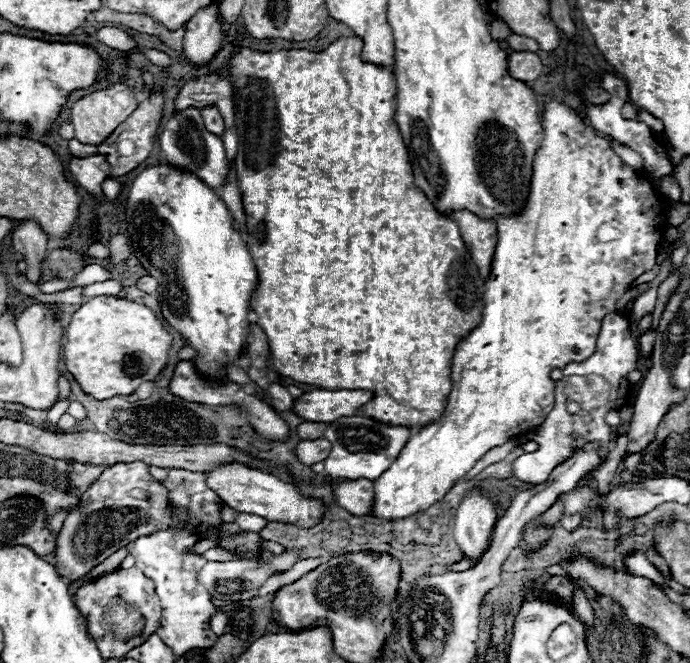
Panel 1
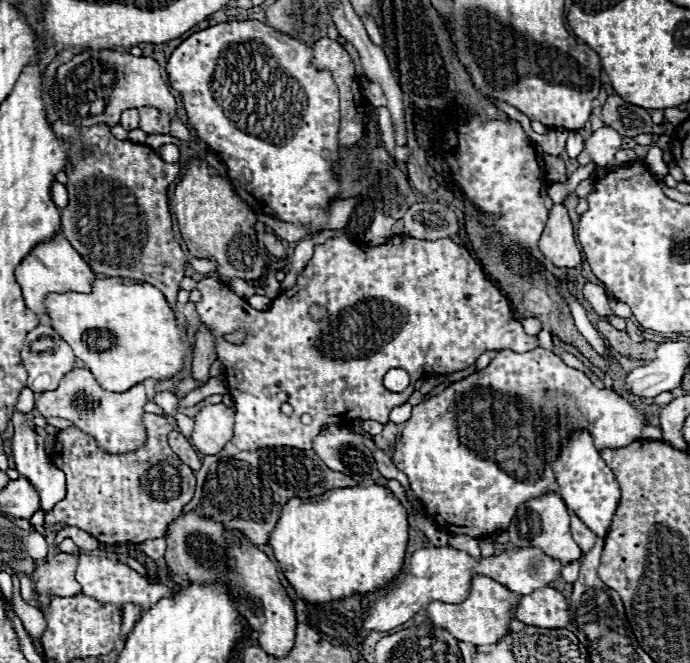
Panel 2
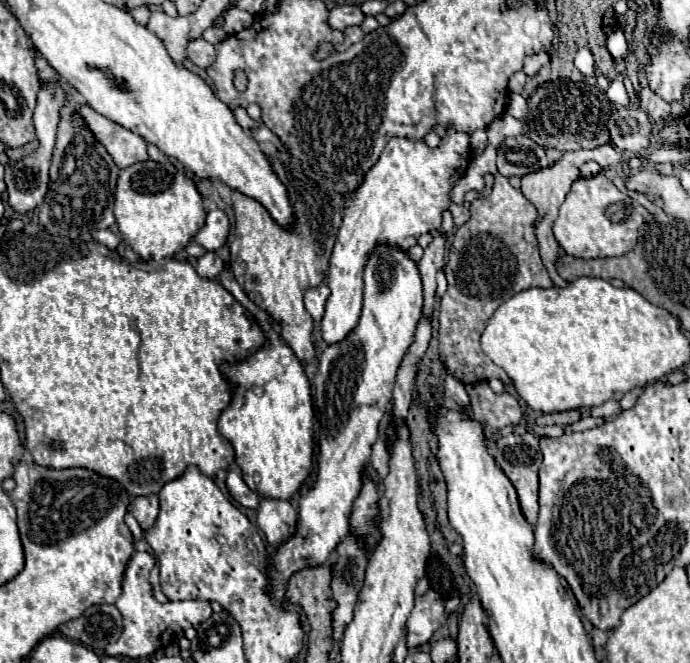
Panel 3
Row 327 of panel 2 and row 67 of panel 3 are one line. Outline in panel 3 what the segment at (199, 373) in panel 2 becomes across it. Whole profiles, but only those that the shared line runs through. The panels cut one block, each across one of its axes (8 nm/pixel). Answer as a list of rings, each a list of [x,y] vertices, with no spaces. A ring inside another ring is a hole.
[[[202,38],[192,40],[192,42],[188,44],[186,54],[188,54],[188,58],[190,58],[196,66],[200,66],[200,68],[208,68],[208,66],[214,62],[214,58],[216,58],[214,46],[208,44],[208,42],[202,40]]]

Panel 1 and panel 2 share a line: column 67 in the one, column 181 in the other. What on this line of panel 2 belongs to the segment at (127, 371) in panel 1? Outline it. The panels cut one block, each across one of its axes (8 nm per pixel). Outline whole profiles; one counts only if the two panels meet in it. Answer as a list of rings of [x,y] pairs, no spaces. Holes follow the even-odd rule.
[[[98,278],[92,282],[92,292],[50,292],[44,298],[50,326],[56,334],[70,344],[76,358],[96,376],[96,382],[108,392],[126,392],[134,384],[148,378],[172,378],[184,368],[188,344],[184,342],[186,330],[176,324],[174,312],[164,294],[152,284],[130,278]],[[90,330],[110,332],[112,346],[108,350],[92,352],[86,348],[86,334]]]

